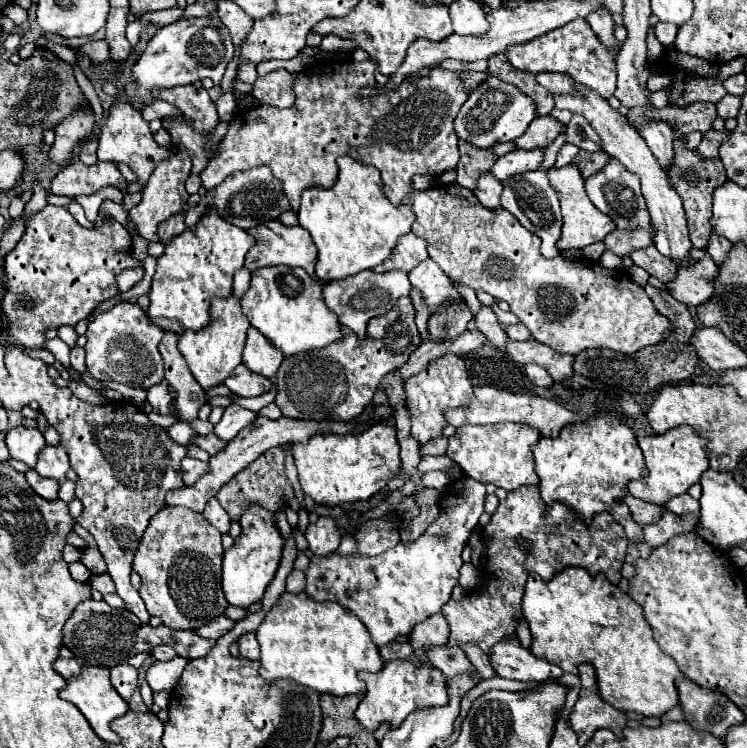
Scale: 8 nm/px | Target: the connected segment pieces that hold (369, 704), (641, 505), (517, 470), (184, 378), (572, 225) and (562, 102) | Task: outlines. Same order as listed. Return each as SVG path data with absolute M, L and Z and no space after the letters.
M395 659L395 661L387 661L379 673L359 671L359 677L365 681L367 691L365 691L365 697L355 711L355 717L369 731L375 731L385 721L391 723L393 729L397 729L405 721L405 717L409 713L413 713L415 709L447 705L447 701L449 701L445 677L433 665Z
M627 495L627 497L625 497L625 503L629 505L635 523L641 525L641 527L659 521L659 517L663 515L663 509L661 509L659 505L655 505L655 503L645 503L645 501L641 501L641 499L635 499L633 495Z
M497 423L497 425L463 425L449 437L447 457L451 457L467 477L479 483L493 483L507 491L521 485L537 485L539 477L533 465L531 447L539 441L539 431L531 425Z
M165 331L163 341L159 343L159 353L165 363L165 379L177 391L175 403L179 409L179 419L189 423L189 421L197 419L199 407L205 405L205 391L191 377L191 371L187 369L187 363L177 349L177 335L175 333Z
M565 165L561 169L549 169L547 175L549 175L549 181L551 181L551 187L559 195L561 215L563 215L563 229L561 229L561 239L557 241L557 249L561 249L561 251L565 251L565 249L583 249L591 243L603 241L615 229L615 223L611 221L611 217L601 213L589 201L589 197L585 193L585 179L581 177L581 173L575 165Z
M575 83L575 93L567 95L567 97L555 97L555 107L583 115L589 121L589 125L597 131L597 135L601 137L601 149L605 153L617 157L629 171L639 175L641 191L643 191L643 197L645 197L647 207L649 207L651 221L655 225L655 235L653 235L655 247L665 257L685 259L693 245L691 245L689 235L687 235L687 221L685 221L681 197L671 187L671 183L669 183L667 175L663 173L663 169L659 169L659 163L655 161L653 153L647 149L647 143L643 141L643 137L639 137L639 133L633 127L629 127L627 119L619 111L609 107L609 103L603 97L599 97L595 91L587 89L585 85Z

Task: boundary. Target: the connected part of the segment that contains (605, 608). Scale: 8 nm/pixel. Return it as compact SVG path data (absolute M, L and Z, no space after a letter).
M567 567L557 573L551 581L543 581L539 575L529 575L525 585L525 595L521 603L521 613L531 629L531 653L545 659L563 671L575 673L575 665L591 663L597 671L597 685L603 701L619 711L637 711L643 715L663 715L679 703L675 679L683 679L683 673L675 661L659 649L653 639L653 631L643 617L643 609L627 595L609 583L605 575L591 577L583 567Z

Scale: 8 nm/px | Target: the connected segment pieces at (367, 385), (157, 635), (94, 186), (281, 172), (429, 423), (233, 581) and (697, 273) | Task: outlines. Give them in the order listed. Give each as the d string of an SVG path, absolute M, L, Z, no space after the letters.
M401 297L391 311L387 311L385 315L373 317L369 321L365 339L359 339L351 329L343 327L341 341L327 345L323 349L313 349L311 353L299 353L295 357L285 357L277 371L277 397L275 397L275 403L279 405L281 413L293 419L317 419L317 421L333 419L333 417L349 421L351 417L359 417L363 409L373 401L373 395L375 395L375 389L381 377L389 373L391 369L397 369L403 363L407 363L413 351L413 343L415 343L415 349L419 347L419 331L415 327L413 315L415 313L413 313L411 299Z
M83 601L77 605L73 615L63 627L63 645L81 661L87 665L99 665L99 667L115 667L125 663L129 657L137 653L151 653L157 645L171 645L179 657L185 659L197 659L203 657L215 641L205 641L193 631L173 631L165 625L159 625L153 629L151 625L143 625L131 611L127 609L113 609L105 601Z
M71 163L63 167L55 179L51 181L53 195L83 195L97 193L103 187L117 187L123 195L127 195L127 181L123 179L117 163Z
M333 61L323 63L311 69L305 69L295 79L295 105L289 109L277 109L271 105L259 105L255 109L237 113L235 119L229 125L227 135L219 143L219 151L215 159L209 161L209 165L199 175L205 189L217 187L225 177L229 177L235 171L251 169L257 165L269 165L273 175L281 179L285 193L291 201L291 209L297 213L299 209L299 195L303 189L319 185L319 187L331 187L337 181L337 157L339 155L355 155L357 161L369 163L381 171L383 179L383 191L389 197L393 205L401 205L403 197L413 189L411 177L415 173L439 177L443 171L455 169L459 155L457 155L457 133L453 129L453 121L461 109L461 105L467 101L469 91L465 89L461 75L445 69L433 69L427 77L419 79L405 79L399 89L389 91L379 97L371 99L359 99L357 93L361 87L375 83L375 69L378 63L371 61Z
M445 353L443 357L429 363L429 367L405 381L405 393L407 393L407 409L413 421L411 435L423 445L433 437L439 437L443 427L447 425L443 411L449 407L469 405L473 399L473 387L469 383L469 375L465 369L465 363L455 353Z
M251 505L243 513L239 523L241 535L235 539L233 547L223 553L223 593L229 605L247 609L263 597L267 585L273 581L281 561L281 549L285 539L275 525L273 513L269 513L261 505Z
M705 251L705 257L691 265L691 269L677 269L677 277L667 283L667 291L683 305L697 307L713 295L713 279L717 275L717 265Z

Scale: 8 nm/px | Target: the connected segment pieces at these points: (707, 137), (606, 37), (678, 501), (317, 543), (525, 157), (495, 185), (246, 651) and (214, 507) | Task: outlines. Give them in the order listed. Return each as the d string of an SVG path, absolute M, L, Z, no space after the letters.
M709 129L707 133L703 133L703 141L701 141L701 145L699 145L697 153L699 153L703 159L707 159L707 157L717 157L719 145L727 139L727 135L729 135L729 131L719 133L719 131Z
M597 9L595 13L591 13L591 17L587 17L587 23L591 25L591 29L597 33L597 37L609 47L609 49L615 49L619 47L615 35L613 35L613 19L611 19L611 13L607 13L607 9Z
M689 493L673 497L671 501L667 501L667 505L663 505L665 511L677 513L677 515L685 515L685 513L695 513L699 515L699 501L695 501Z
M319 517L317 523L309 523L305 537L309 541L309 549L315 555L331 555L341 543L341 533L335 519L331 517Z
M515 149L503 157L497 159L497 163L491 167L491 173L499 179L505 181L507 177L515 175L515 173L525 173L525 171L535 171L543 165L543 155L545 149Z
M481 173L479 175L479 181L477 181L477 187L473 189L473 193L477 195L477 199L487 207L487 209L497 209L501 207L499 203L499 195L503 191L503 185L489 173Z
M245 633L239 637L239 651L247 659L259 659L259 643L255 639L255 633Z
M215 497L209 499L209 503L207 503L205 511L203 511L203 517L205 517L213 527L217 527L221 533L227 533L227 531L229 531L231 519L229 519L229 515L225 513L225 509L219 505L219 501L217 501Z

